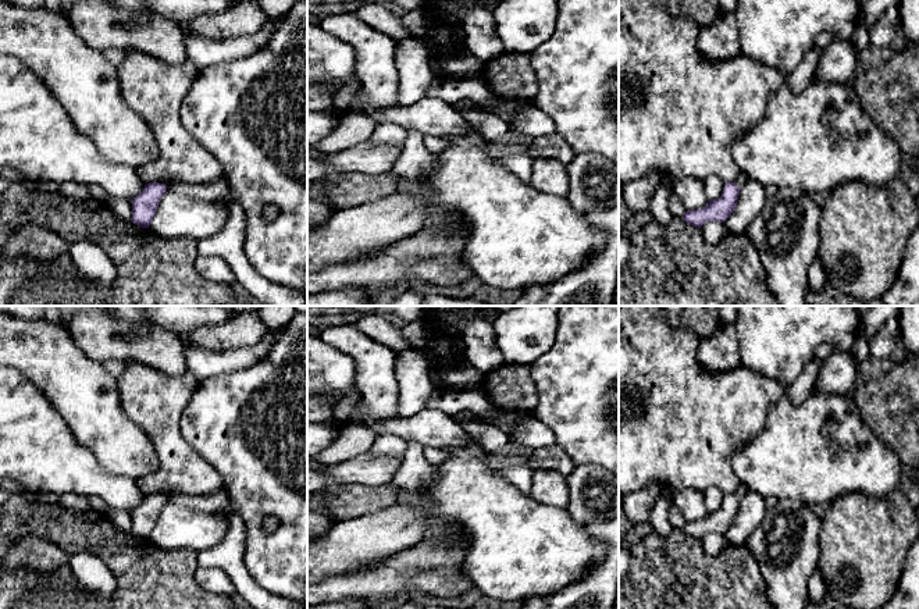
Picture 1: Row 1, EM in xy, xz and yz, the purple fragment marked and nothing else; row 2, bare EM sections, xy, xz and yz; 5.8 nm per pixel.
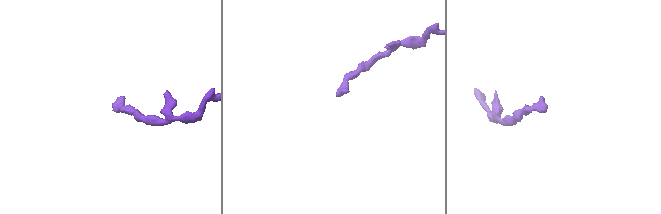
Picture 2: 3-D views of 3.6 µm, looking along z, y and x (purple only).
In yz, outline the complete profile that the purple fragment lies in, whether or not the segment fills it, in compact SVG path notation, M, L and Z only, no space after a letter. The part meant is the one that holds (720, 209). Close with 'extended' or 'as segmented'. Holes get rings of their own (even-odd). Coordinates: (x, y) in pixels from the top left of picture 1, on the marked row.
M744 172L733 182L726 182L723 193L716 200L709 200L705 207L698 210L688 210L683 221L701 228L708 221L724 222L735 209L740 188L748 181Z | extended

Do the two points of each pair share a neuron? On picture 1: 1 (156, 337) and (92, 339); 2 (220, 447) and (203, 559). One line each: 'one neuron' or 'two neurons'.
1: one neuron
2: two neurons

